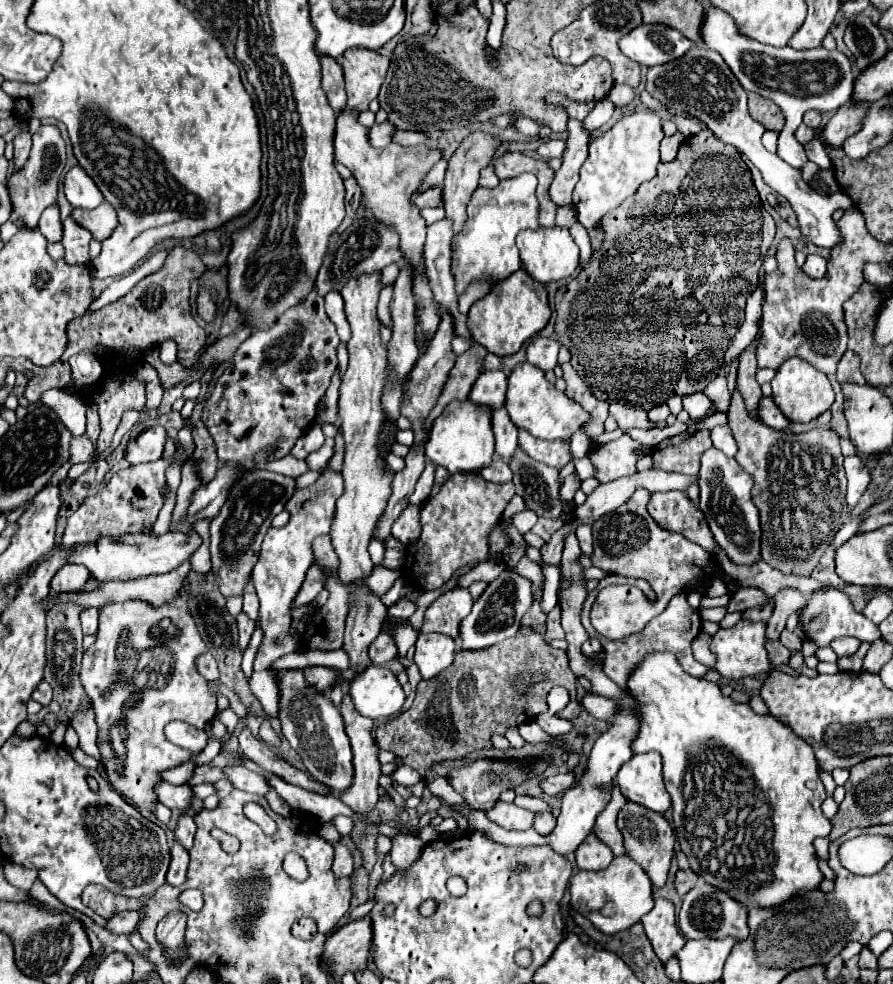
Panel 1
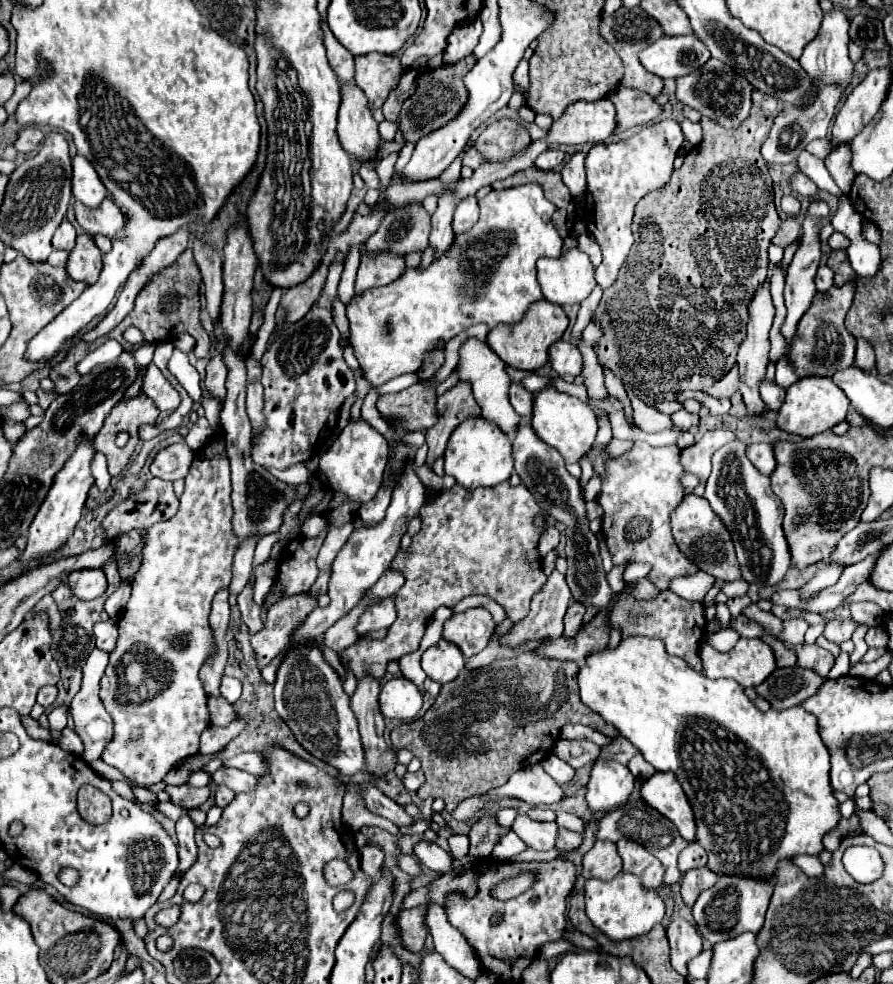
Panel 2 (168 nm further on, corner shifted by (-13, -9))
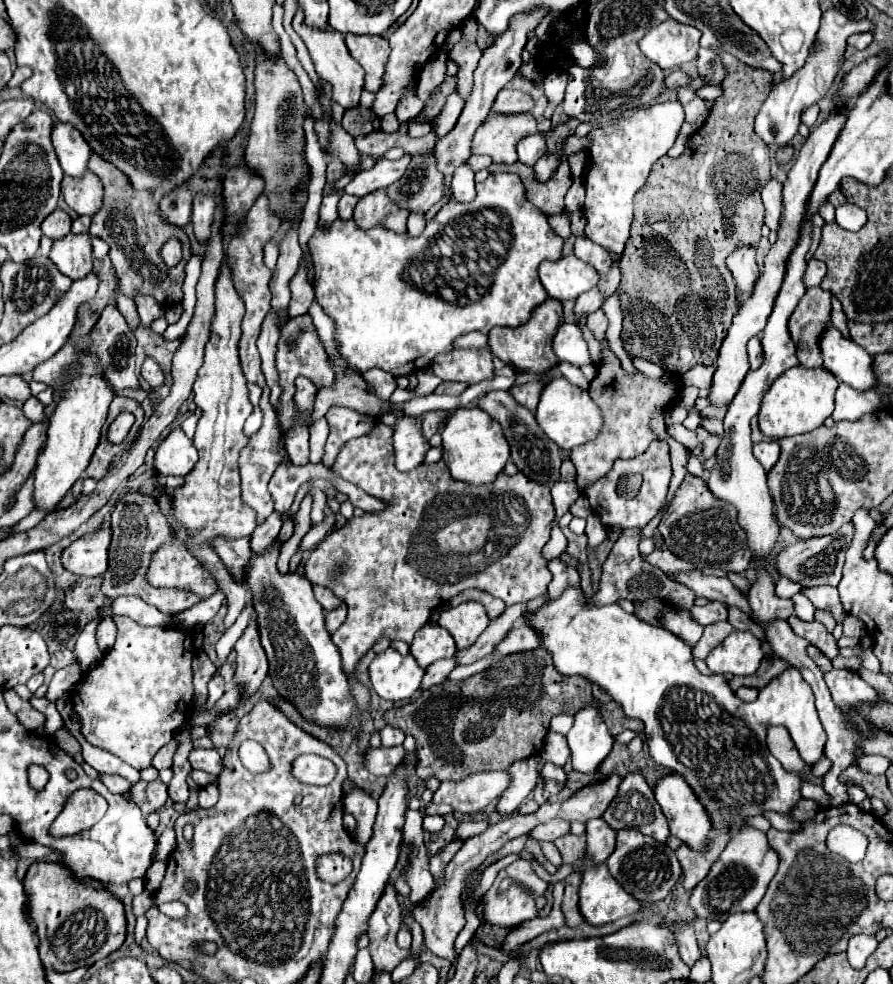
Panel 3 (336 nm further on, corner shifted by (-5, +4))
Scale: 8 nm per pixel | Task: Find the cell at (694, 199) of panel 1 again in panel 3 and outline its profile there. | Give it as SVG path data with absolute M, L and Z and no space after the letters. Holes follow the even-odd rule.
M723 49L715 51L721 53L721 61L727 71L723 81L725 93L717 99L701 133L693 137L693 143L685 149L685 153L677 159L669 159L665 155L653 165L645 187L635 197L635 219L621 259L623 281L619 297L625 313L623 327L631 331L631 345L627 349L651 363L665 363L667 369L675 373L679 371L679 375L687 373L693 365L709 367L717 359L721 341L725 339L737 311L735 281L731 271L725 267L725 259L737 245L749 243L755 247L759 243L765 213L761 187L771 177L769 147L755 135L753 121L769 95L773 75L737 61L737 57L725 53ZM663 219L671 227L667 235L657 237L651 225Z

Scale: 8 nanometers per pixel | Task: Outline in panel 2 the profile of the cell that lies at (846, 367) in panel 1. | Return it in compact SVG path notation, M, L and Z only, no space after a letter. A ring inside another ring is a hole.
M863 338L857 340L857 354L855 354L855 366L861 368L863 372L871 372L875 368L875 354L869 342Z

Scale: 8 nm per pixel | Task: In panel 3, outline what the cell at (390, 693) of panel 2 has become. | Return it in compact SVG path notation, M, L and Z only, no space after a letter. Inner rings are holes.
M389 647L377 653L369 665L369 679L375 693L389 701L403 701L415 695L425 671L413 655L401 655Z

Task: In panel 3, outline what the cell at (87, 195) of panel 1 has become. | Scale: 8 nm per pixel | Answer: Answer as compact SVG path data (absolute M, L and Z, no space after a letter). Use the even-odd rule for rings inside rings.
M55 123L51 131L51 141L55 147L55 153L59 157L61 169L71 177L81 177L87 171L89 161L89 143L73 129L69 123Z

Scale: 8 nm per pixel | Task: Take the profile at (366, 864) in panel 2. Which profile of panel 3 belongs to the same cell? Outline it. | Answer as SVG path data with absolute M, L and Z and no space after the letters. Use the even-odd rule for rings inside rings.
M353 783L353 787L345 795L345 811L357 817L357 841L367 843L375 823L377 801L363 787Z

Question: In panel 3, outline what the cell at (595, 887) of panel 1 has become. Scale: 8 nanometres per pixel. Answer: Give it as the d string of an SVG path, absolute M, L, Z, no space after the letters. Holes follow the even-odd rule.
M599 863L599 865L595 865L595 867L591 867L591 869L587 869L583 873L581 887L579 887L579 911L581 911L581 915L585 917L585 921L589 925L605 925L605 923L617 921L621 917L627 917L627 915L639 911L639 907L641 907L641 901L637 901L633 895L629 895L611 877L611 873L607 871L605 863Z

